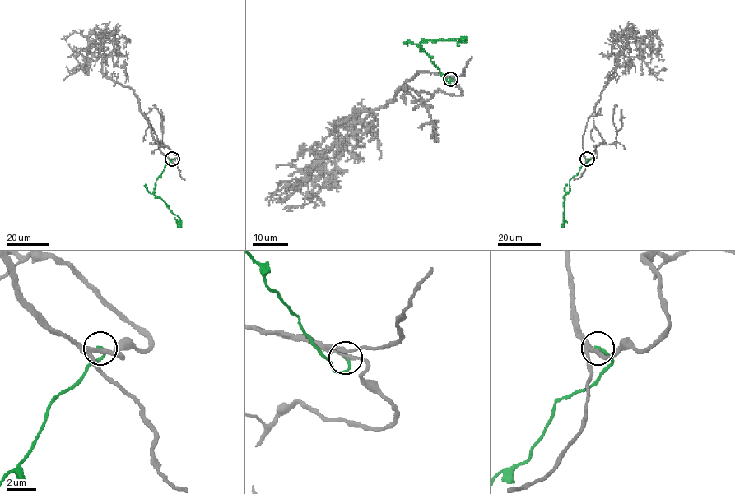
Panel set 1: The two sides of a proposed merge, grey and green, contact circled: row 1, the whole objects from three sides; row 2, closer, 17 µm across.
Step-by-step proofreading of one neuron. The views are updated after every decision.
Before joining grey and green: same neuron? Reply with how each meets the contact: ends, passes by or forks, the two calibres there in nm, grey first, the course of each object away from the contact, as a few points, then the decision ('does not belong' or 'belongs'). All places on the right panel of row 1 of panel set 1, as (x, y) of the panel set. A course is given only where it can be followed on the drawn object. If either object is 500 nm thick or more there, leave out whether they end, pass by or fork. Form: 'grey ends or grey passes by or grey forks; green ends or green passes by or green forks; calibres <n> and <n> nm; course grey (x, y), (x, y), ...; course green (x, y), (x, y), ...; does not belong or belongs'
grey forks; green ends; calibres 240 and 220 nm; course grey (587, 159), (583, 135), (613, 76), (617, 41), (623, 35), (641, 41), (653, 32), (659, 39); course green (587, 159), (588, 161), (569, 181), (569, 191), (564, 197), (563, 217), (567, 223); does not belong

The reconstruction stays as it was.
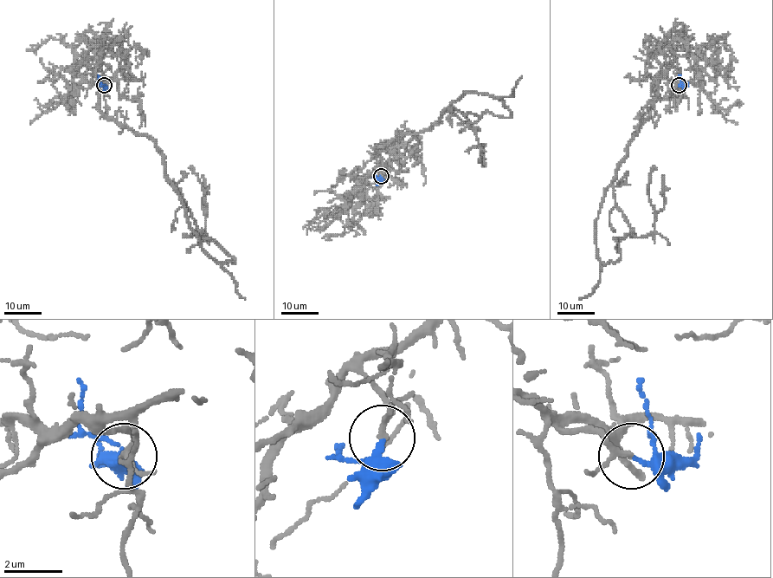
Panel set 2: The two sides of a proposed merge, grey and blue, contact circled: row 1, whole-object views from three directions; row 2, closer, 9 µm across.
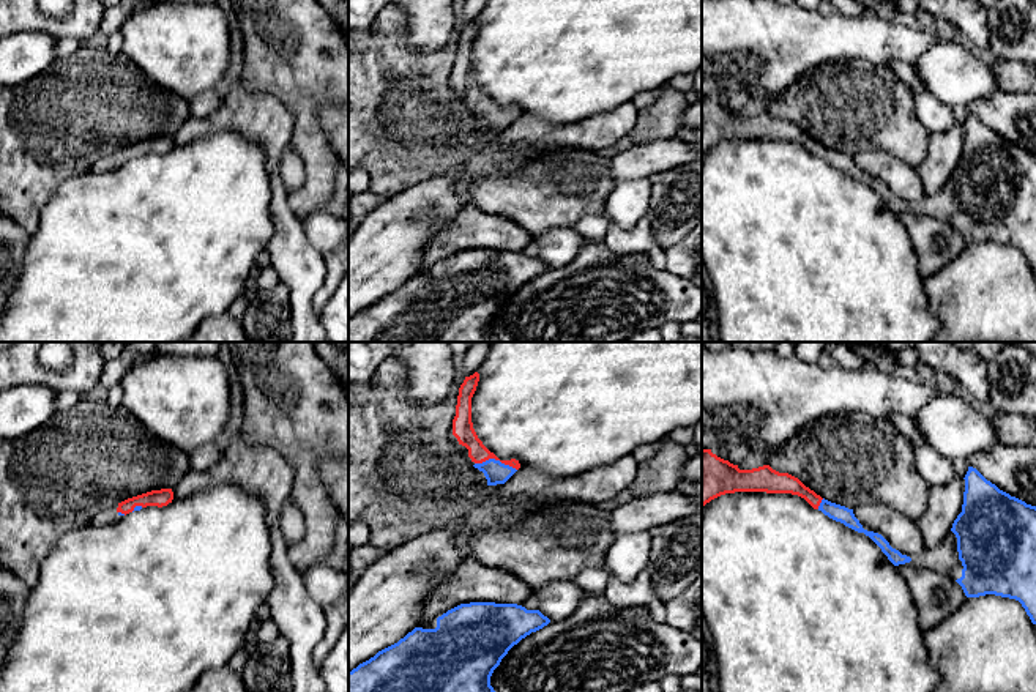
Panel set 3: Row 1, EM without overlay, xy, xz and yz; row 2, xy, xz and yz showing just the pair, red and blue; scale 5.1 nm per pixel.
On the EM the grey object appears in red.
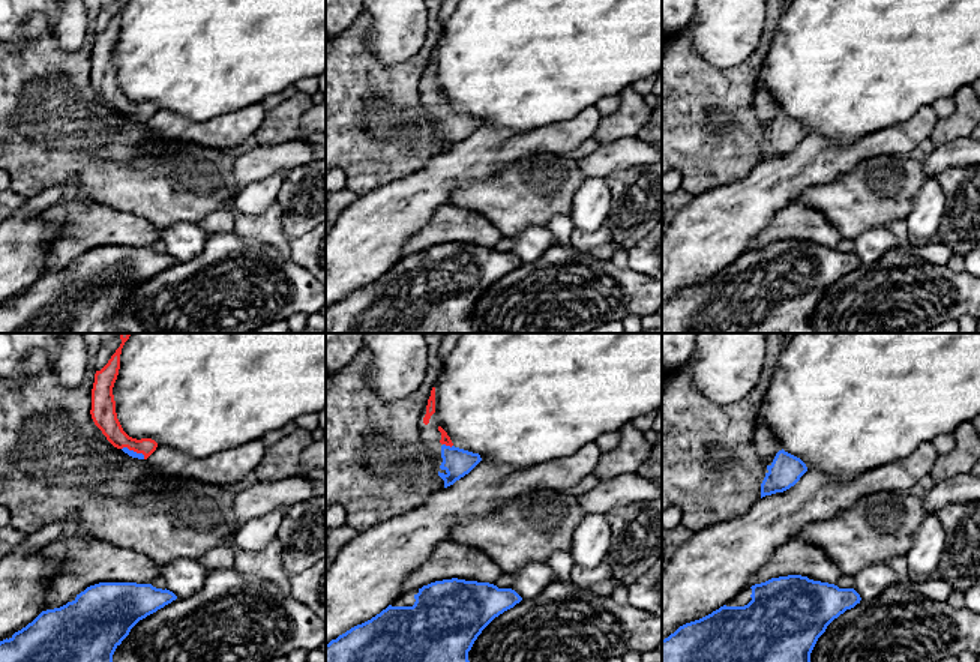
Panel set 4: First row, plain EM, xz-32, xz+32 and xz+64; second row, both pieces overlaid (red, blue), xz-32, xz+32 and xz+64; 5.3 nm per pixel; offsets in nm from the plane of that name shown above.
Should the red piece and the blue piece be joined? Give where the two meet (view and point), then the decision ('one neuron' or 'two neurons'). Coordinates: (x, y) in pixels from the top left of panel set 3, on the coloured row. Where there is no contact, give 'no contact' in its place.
contact xz (495, 459); one neuron

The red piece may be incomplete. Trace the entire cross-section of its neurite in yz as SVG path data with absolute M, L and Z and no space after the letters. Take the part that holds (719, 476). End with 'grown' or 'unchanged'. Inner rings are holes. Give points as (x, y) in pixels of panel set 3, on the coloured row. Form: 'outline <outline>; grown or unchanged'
outline M702 449L702 506L711 500L735 492L766 492L766 493L792 493L804 498L814 509L822 511L829 519L869 536L894 564L910 563L911 558L893 549L889 542L878 533L863 528L855 517L853 509L831 503L814 490L806 487L798 478L788 473L779 473L770 465L752 470L740 470L711 452Z; grown

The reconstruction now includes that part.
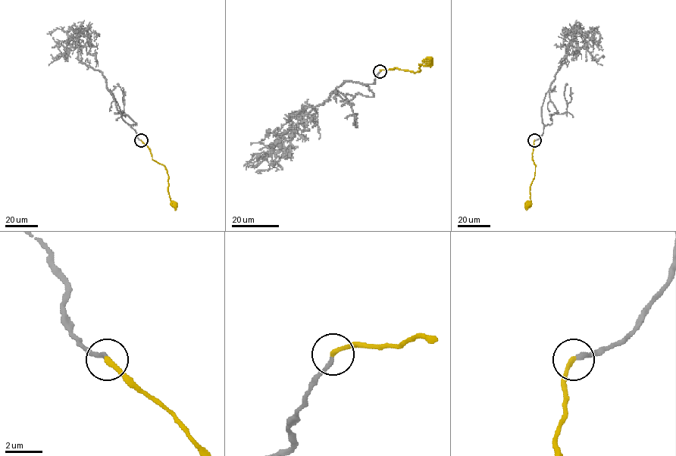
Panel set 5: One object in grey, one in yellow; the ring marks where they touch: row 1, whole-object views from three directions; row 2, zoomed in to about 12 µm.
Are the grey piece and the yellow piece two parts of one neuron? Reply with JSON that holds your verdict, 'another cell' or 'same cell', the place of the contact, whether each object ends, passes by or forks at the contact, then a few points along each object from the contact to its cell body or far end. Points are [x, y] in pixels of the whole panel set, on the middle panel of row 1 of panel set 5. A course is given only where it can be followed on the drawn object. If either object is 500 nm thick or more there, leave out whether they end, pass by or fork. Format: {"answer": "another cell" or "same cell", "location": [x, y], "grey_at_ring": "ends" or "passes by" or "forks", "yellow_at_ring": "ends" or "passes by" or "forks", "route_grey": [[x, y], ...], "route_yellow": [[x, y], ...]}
{"answer": "same cell", "location": [380, 71], "grey_at_ring": "ends", "yellow_at_ring": "ends", "route_grey": [[380, 71], [371, 84], [345, 81], [328, 101], [289, 116], [292, 126], [281, 138], [244, 166]], "route_yellow": [[380, 71], [395, 67], [417, 72], [420, 70], [419, 64], [425, 67], [429, 61]]}

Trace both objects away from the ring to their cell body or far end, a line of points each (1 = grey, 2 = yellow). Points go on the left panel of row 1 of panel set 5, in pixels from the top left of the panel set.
1: (140, 140), (117, 109), (102, 73), (78, 59), (77, 39), (80, 31), (68, 35), (57, 28), (47, 33)
2: (140, 140), (150, 150), (151, 158), (164, 167), (170, 201), (174, 204)

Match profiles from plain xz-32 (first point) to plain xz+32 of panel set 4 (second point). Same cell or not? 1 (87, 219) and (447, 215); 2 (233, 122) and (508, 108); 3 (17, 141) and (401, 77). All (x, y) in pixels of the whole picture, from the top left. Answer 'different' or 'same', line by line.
1: same
2: different
3: same

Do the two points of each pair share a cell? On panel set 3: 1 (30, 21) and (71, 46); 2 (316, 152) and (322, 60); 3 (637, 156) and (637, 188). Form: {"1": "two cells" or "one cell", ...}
{"1": "two cells", "2": "one cell", "3": "two cells"}

